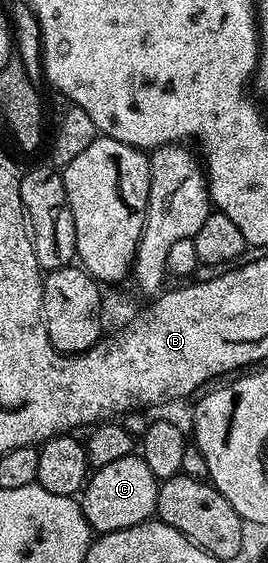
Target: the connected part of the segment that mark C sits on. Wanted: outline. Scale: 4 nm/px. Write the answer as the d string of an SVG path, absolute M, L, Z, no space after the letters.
M133 452L118 460L110 460L105 466L95 467L83 487L79 503L93 531L97 535L109 534L149 521L155 515L159 491L158 479L150 468L146 468L144 457Z

